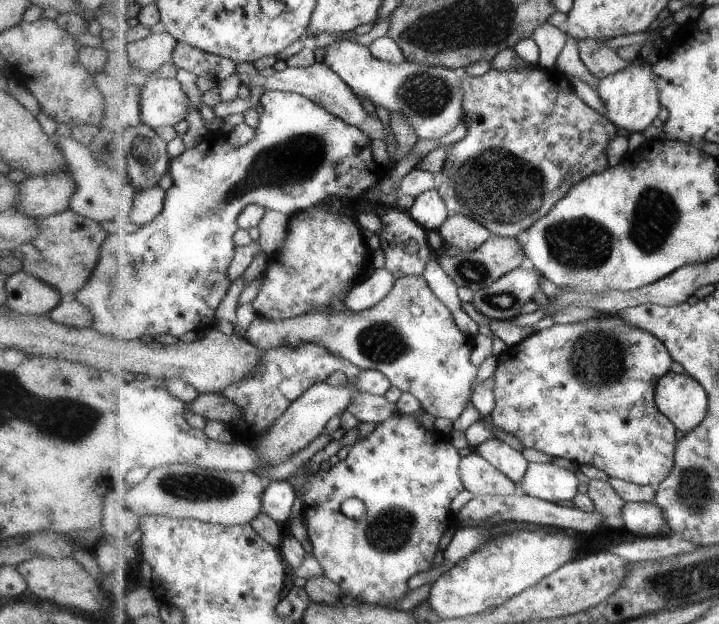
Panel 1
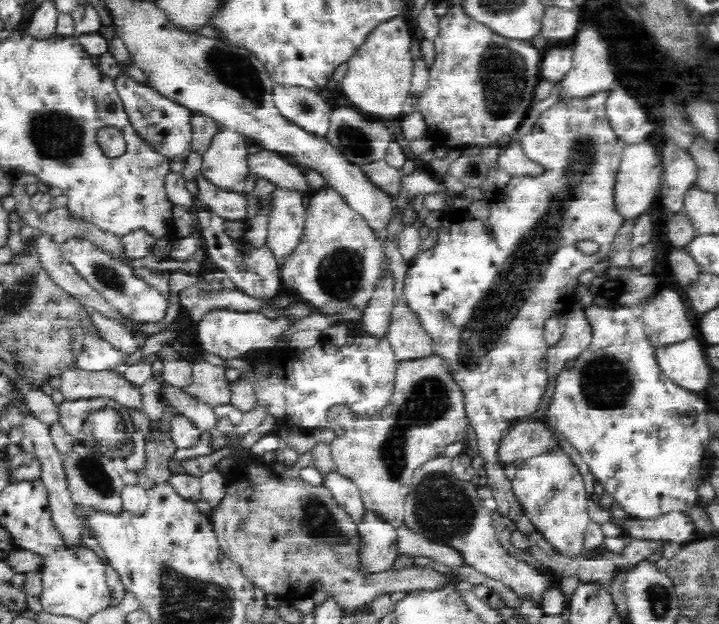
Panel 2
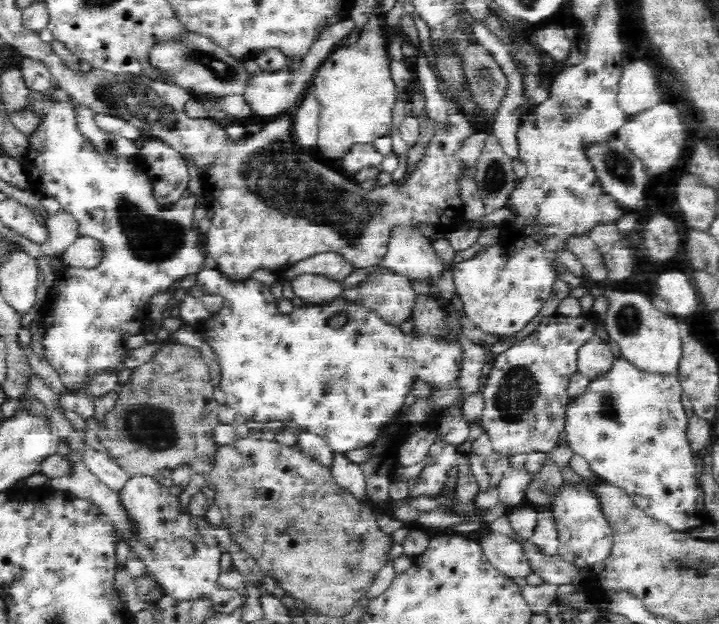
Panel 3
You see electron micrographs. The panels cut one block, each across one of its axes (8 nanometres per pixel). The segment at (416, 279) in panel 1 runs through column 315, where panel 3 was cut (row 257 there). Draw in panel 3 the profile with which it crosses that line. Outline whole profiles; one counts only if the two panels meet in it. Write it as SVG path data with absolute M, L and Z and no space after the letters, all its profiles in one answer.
M322 252L318 256L312 256L308 260L302 260L302 262L286 268L288 270L282 274L286 280L312 272L312 274L326 276L330 280L343 281L355 270L355 267L344 259L342 255L335 254L334 252Z

